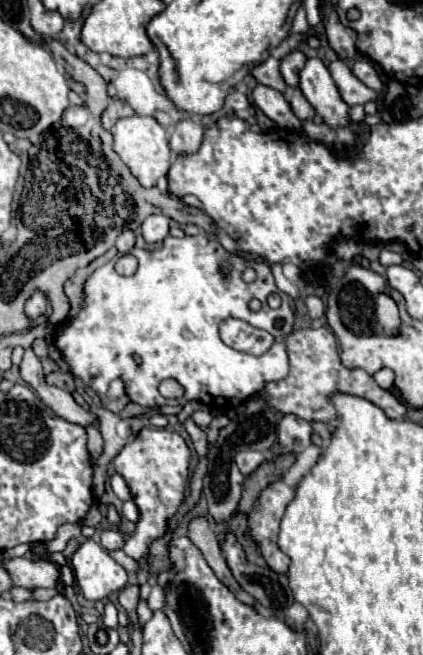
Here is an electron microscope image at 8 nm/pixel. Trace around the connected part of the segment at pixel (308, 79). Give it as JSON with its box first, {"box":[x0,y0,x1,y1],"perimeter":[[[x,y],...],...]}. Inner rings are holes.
{"box":[300,58,348,126],"perimeter":[[[308,58],[300,72],[300,90],[328,126],[348,124],[348,106],[342,102],[338,88],[320,58]]]}

